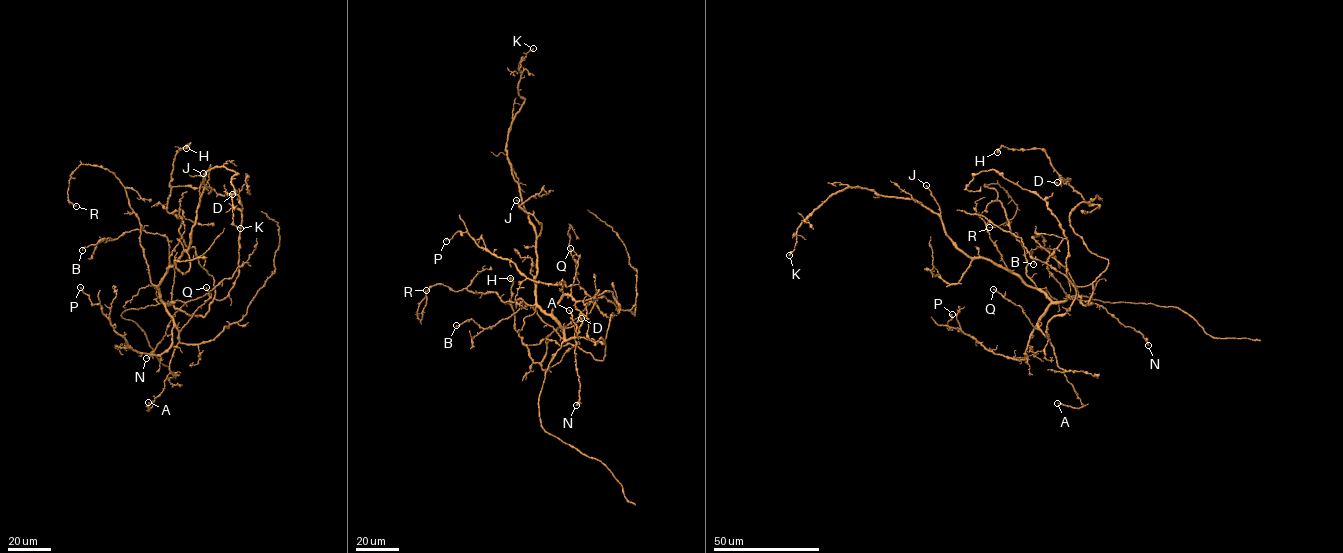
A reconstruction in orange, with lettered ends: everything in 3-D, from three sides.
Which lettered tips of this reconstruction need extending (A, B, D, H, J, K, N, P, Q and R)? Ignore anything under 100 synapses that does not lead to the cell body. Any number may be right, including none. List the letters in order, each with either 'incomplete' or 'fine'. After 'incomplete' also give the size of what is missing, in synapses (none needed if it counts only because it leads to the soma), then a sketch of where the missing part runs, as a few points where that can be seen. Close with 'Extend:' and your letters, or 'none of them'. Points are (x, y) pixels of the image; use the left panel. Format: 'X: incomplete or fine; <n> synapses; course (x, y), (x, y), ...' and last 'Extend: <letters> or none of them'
A: fine
B: fine
D: fine
H: fine
J: fine
K: fine
N: fine
P: fine
Q: fine
R: fine
Extend: none of them

